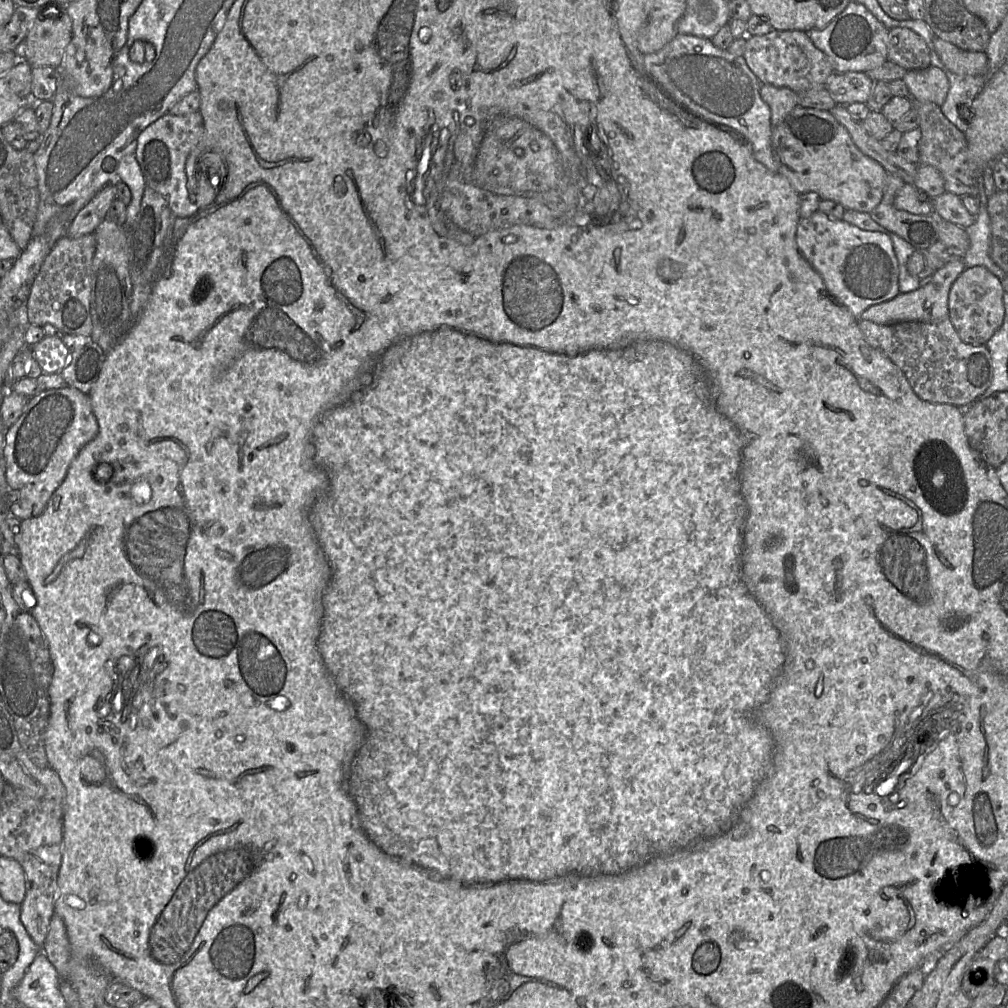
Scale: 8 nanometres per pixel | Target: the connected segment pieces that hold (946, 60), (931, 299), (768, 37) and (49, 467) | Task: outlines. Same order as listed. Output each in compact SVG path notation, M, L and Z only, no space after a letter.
M936 36L933 46L945 68L955 74L983 75L987 71L988 58L984 52L965 51Z
M953 257L947 264L933 273L932 280L925 286L921 286L907 293L900 292L897 296L888 301L872 305L861 314L860 318L882 325L891 325L904 321L941 321L949 317L949 292L953 282L965 268L962 258Z
M772 29L764 35L746 36L743 57L761 84L786 87L794 92L826 86L834 73L827 56L812 43L806 32L799 30Z
M76 388L43 390L31 397L21 416L5 433L10 513L19 520L41 515L54 491L64 481L74 458L96 437L98 430L89 396Z

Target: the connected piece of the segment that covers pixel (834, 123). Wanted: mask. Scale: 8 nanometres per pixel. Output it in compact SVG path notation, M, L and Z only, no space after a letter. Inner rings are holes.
M796 106L780 123L772 126L771 145L779 163L778 173L784 175L799 194L816 192L821 199L833 200L845 210L871 213L882 201L888 172L883 166L862 153L849 132L830 113Z

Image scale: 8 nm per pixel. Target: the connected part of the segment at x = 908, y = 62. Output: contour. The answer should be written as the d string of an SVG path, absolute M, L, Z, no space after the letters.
M907 27L889 30L887 60L906 70L924 69L930 64L930 49L925 40Z

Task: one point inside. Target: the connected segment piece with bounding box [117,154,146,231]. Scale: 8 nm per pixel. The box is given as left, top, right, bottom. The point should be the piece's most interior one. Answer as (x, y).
(129, 171)

